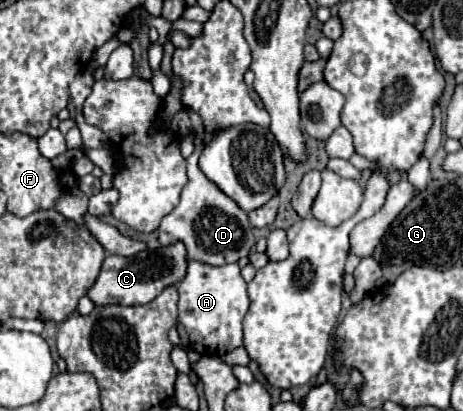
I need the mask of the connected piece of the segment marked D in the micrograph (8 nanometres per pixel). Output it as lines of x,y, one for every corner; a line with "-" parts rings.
203,145
197,146
193,155
187,159
189,181
181,191
179,205
159,225
159,243
163,247
169,247
181,241
187,249
187,257
199,263
207,265
235,263
241,257
249,255
249,249
255,245
255,235
249,225
247,213
233,199
221,193
197,167
197,159
203,149

